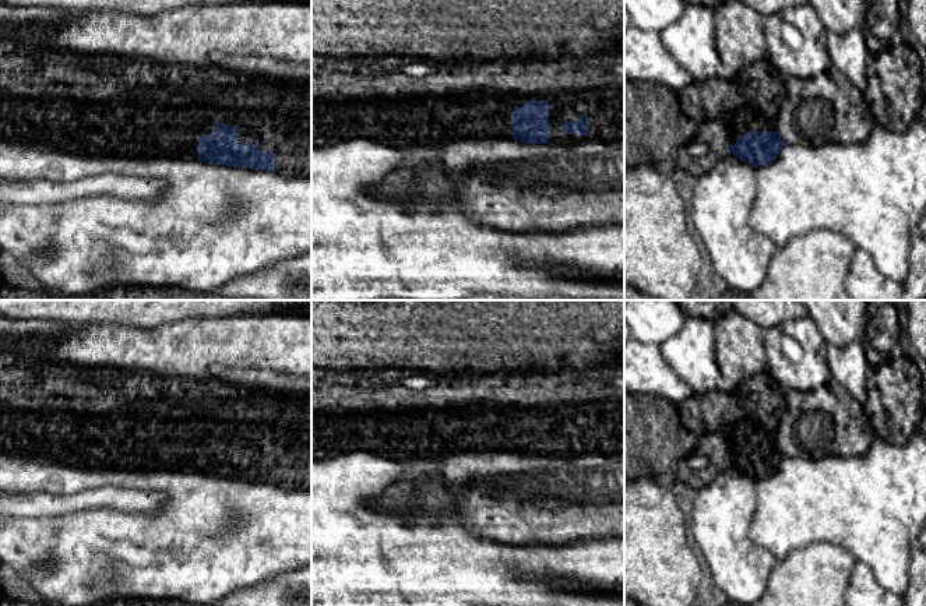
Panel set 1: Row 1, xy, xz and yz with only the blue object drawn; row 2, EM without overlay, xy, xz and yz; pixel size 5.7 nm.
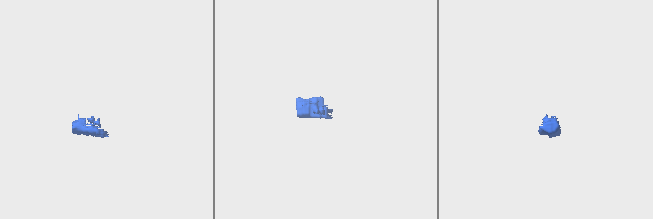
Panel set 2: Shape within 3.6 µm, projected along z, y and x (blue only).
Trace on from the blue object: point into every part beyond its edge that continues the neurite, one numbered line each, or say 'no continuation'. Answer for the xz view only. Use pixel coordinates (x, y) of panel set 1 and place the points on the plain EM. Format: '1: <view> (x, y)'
1: xz (481, 426)

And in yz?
1: yz (752, 430)

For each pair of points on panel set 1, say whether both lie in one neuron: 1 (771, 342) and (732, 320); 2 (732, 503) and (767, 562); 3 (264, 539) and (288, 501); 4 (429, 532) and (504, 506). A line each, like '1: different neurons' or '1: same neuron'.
1: different neurons
2: same neuron
3: same neuron
4: different neurons

